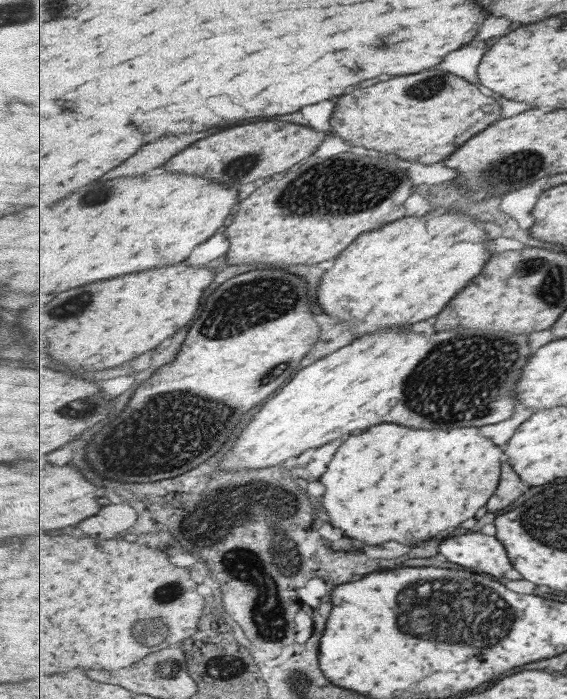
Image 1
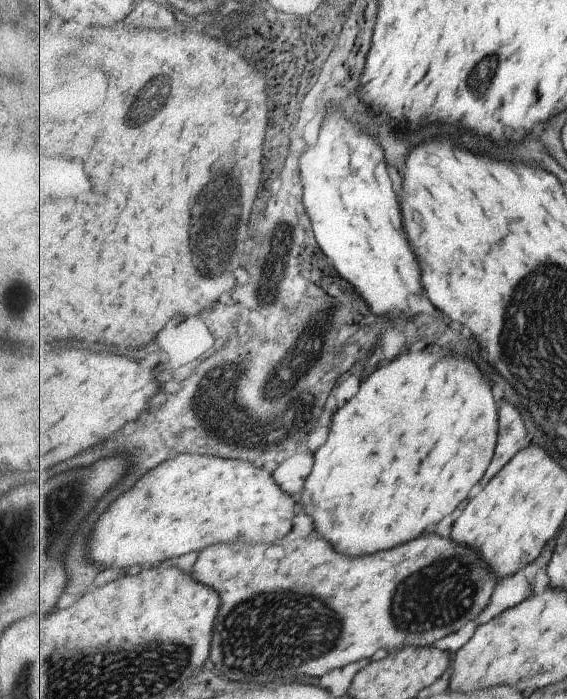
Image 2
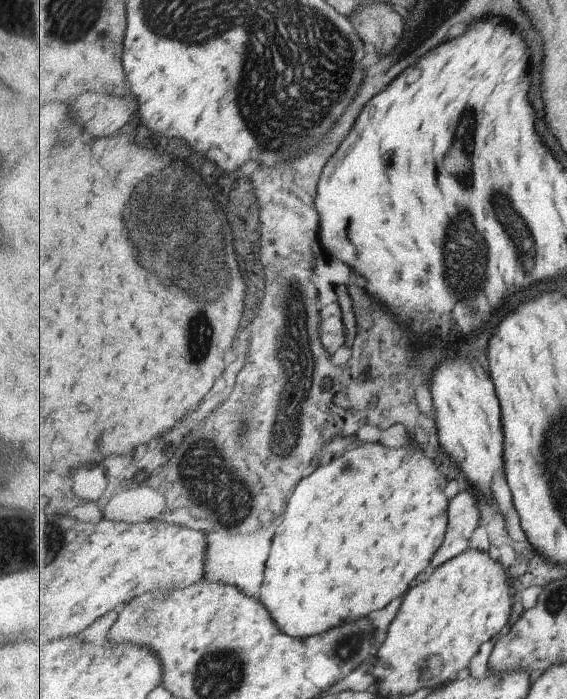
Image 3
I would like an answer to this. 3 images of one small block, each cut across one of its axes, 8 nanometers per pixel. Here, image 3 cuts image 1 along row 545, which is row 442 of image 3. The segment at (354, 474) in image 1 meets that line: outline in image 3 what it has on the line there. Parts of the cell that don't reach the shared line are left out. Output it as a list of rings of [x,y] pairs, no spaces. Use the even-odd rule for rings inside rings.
[[[363,444],[357,450],[349,450],[345,456],[319,466],[309,478],[301,480],[301,488],[297,488],[297,492],[293,494],[291,502],[289,502],[289,510],[285,512],[285,520],[283,524],[277,528],[277,540],[273,542],[273,551],[270,553],[268,561],[267,574],[260,595],[260,600],[265,607],[271,612],[273,619],[279,622],[278,628],[289,634],[291,637],[304,637],[305,639],[312,635],[321,635],[326,631],[332,630],[333,626],[342,625],[341,622],[348,623],[349,620],[363,619],[363,616],[371,616],[371,612],[381,611],[387,604],[391,604],[397,596],[401,596],[419,573],[427,568],[427,564],[431,562],[437,552],[443,546],[450,520],[448,514],[449,506],[452,500],[449,496],[445,496],[445,488],[447,488],[447,478],[441,472],[439,464],[425,456],[425,452],[421,448],[409,448],[409,444],[401,446],[401,448],[389,448],[385,444]]]

